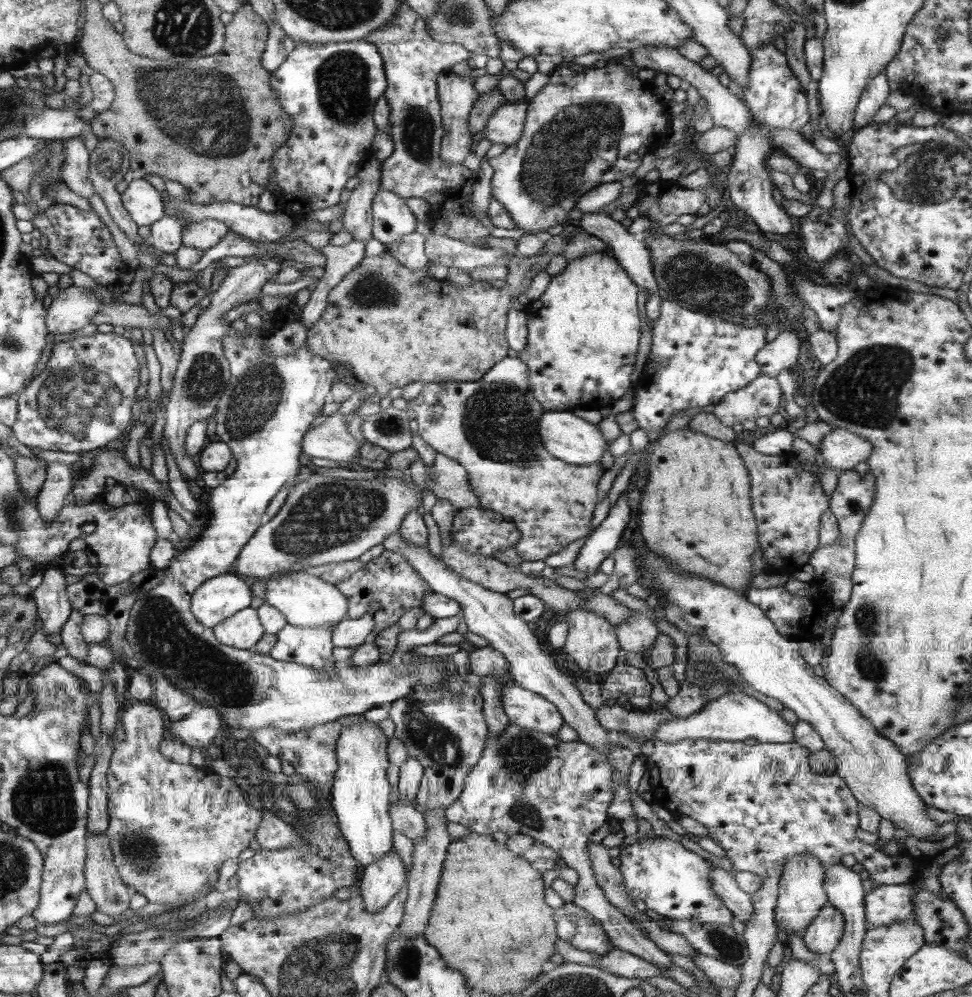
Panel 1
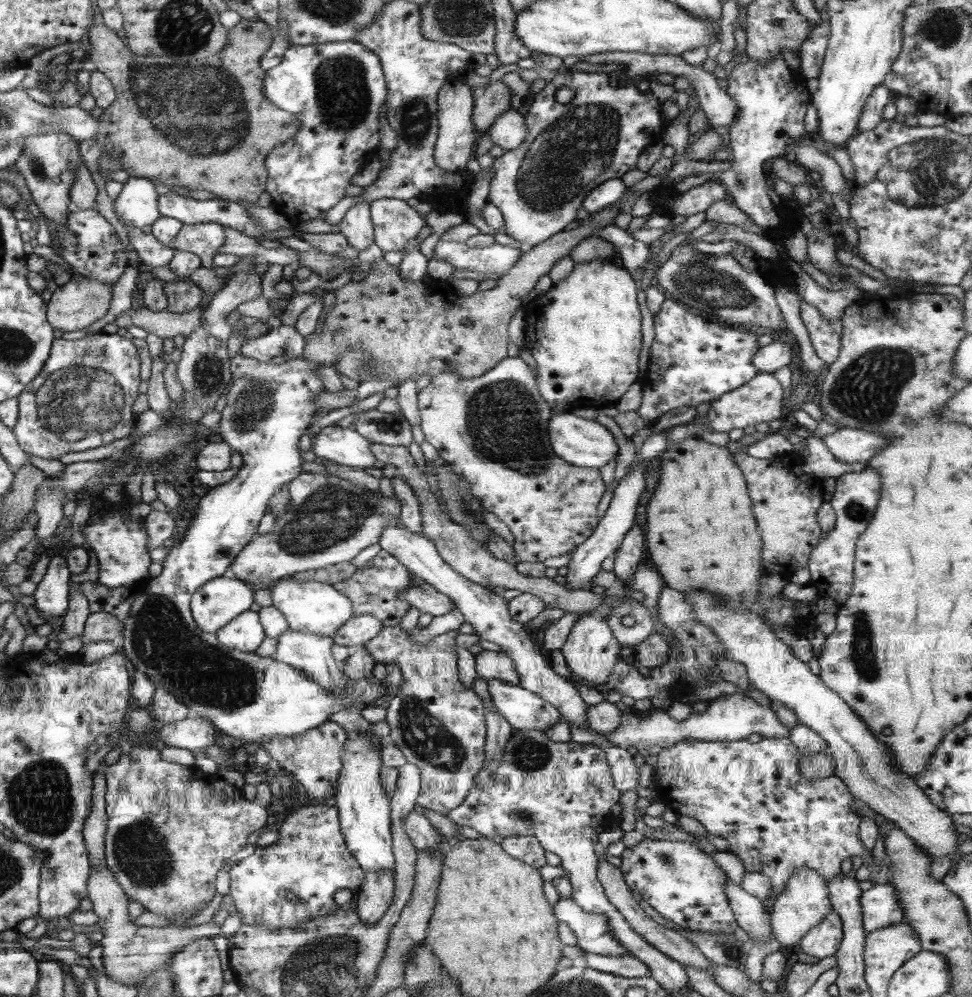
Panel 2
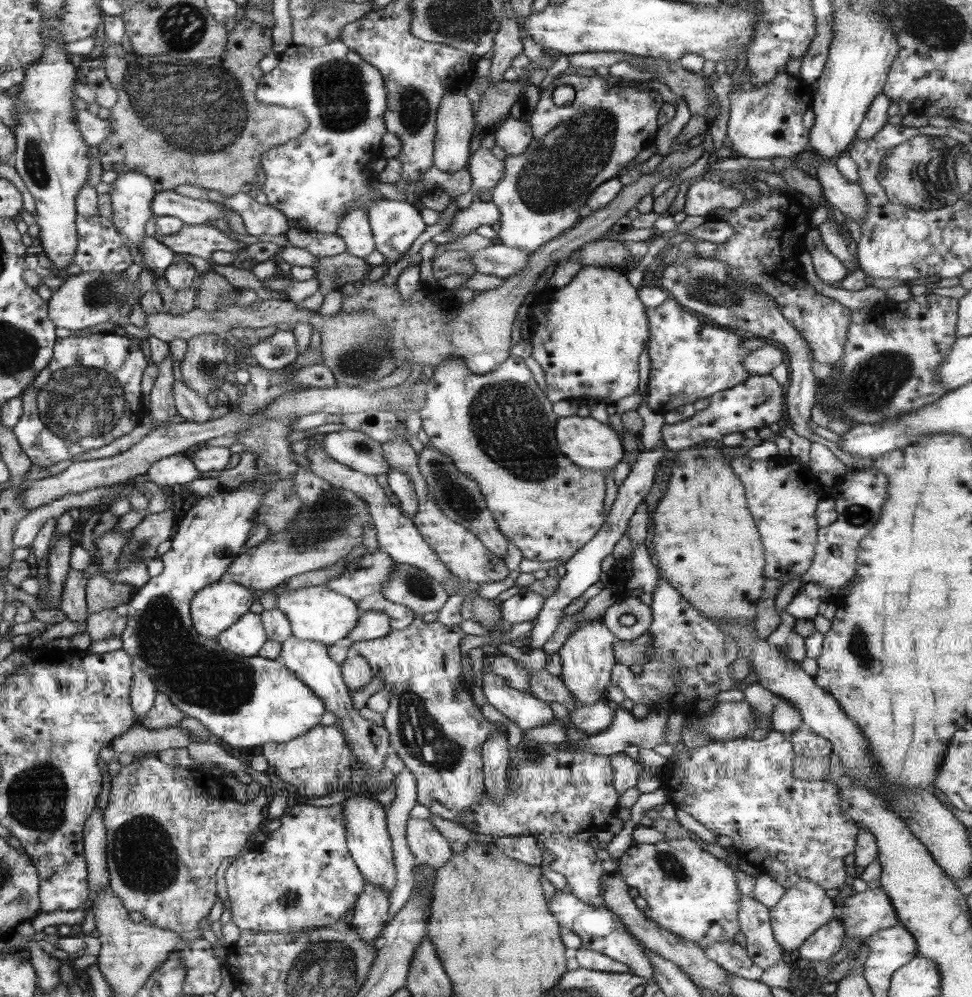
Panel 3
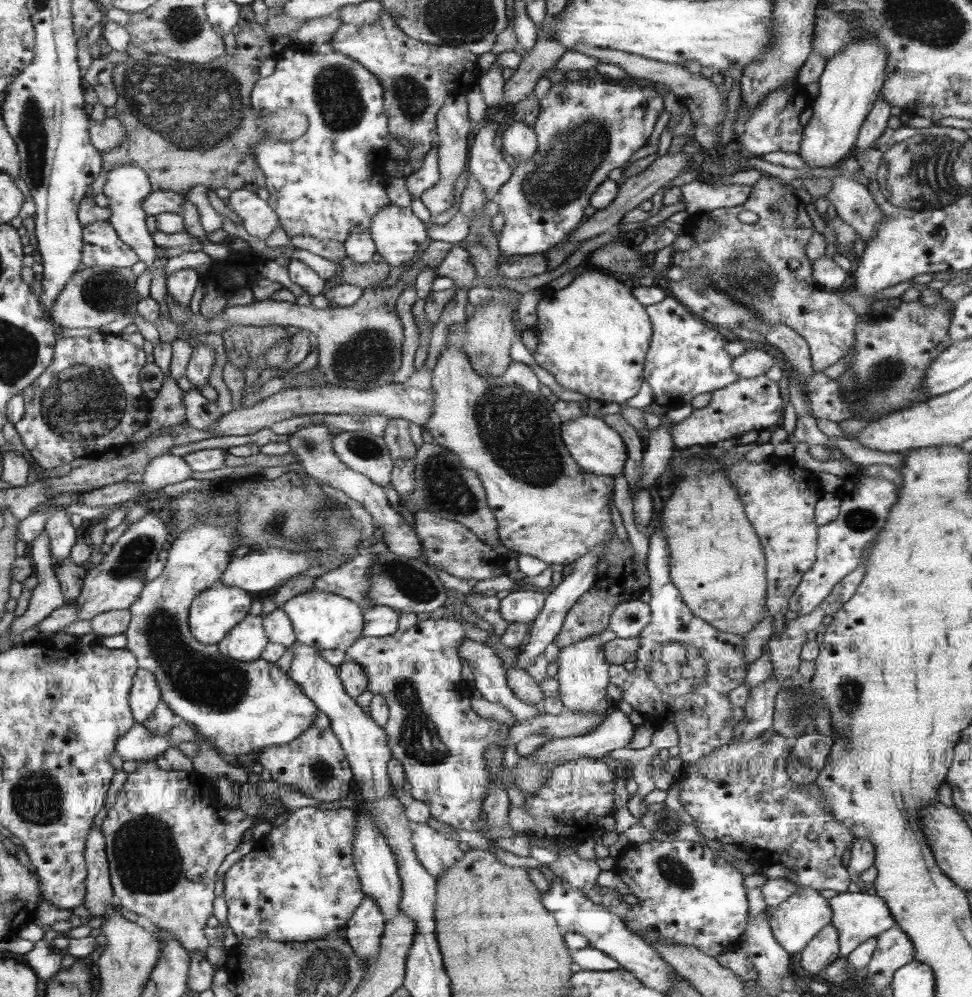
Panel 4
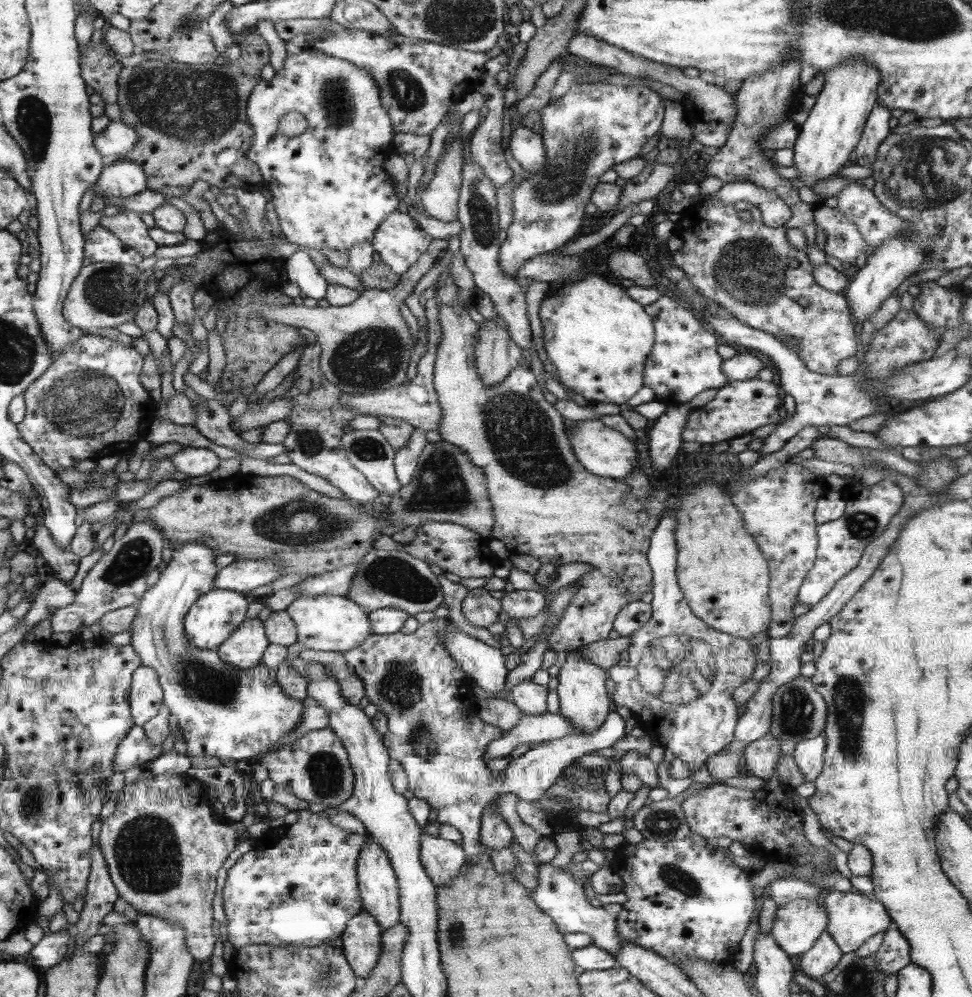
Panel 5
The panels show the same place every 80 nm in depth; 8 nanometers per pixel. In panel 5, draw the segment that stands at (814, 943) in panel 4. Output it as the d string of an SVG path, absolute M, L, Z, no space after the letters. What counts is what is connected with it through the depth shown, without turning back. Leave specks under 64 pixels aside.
M824 931L820 939L814 943L814 946L808 952L804 952L804 955L800 958L798 970L810 979L820 981L824 975L836 968L842 957L843 952L834 943L830 934Z

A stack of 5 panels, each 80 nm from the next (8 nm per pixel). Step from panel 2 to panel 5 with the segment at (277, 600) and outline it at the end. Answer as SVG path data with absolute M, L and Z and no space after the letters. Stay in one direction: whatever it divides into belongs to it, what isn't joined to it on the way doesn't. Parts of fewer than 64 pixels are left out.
M300 596L285 611L295 622L297 642L306 649L343 654L361 646L374 631L369 613L348 596Z

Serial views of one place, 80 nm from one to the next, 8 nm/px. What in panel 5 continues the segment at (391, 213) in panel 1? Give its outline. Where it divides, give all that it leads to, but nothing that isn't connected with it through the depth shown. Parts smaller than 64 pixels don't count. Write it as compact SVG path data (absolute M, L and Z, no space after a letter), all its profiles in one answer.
M400 210L386 217L376 232L372 246L384 264L402 275L419 262L433 239L406 210Z

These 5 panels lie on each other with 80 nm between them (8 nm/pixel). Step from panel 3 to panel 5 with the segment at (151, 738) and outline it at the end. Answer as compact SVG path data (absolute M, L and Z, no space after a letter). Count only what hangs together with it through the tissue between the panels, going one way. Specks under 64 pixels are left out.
M135 724L118 747L113 767L115 772L124 773L133 766L146 766L161 754L162 746L149 744L143 727Z

